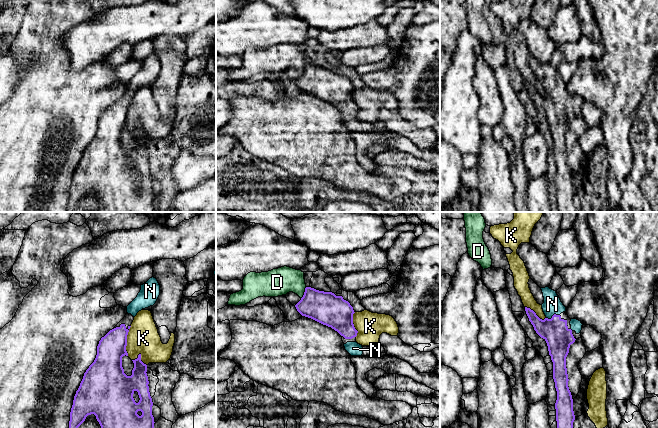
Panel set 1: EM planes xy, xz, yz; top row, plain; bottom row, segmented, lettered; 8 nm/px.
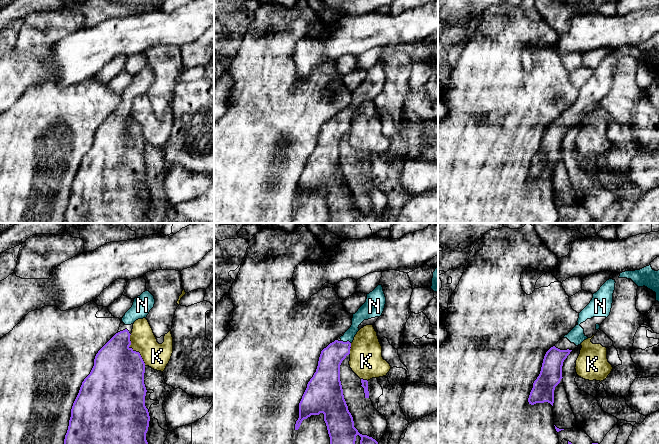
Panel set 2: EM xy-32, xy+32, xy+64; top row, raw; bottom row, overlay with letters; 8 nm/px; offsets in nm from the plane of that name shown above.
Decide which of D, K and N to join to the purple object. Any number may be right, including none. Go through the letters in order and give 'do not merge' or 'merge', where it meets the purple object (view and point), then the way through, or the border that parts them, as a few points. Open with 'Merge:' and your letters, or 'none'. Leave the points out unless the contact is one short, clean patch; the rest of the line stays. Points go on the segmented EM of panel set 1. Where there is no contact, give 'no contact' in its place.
Merge: N
D: do not merge; contact xz (304, 293)
K: do not merge; contact xy (126, 341)
N: merge; contact yz (552, 316)

